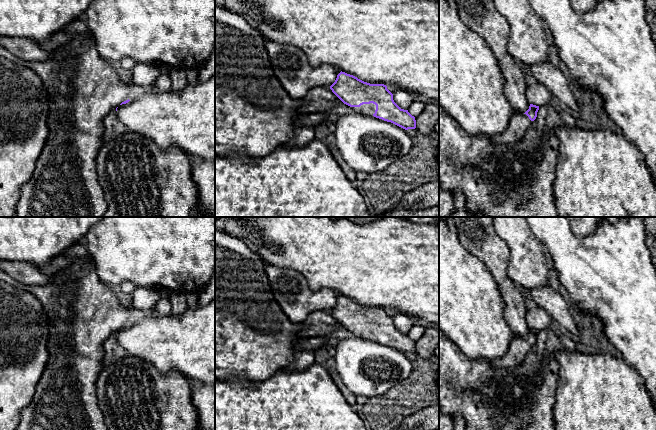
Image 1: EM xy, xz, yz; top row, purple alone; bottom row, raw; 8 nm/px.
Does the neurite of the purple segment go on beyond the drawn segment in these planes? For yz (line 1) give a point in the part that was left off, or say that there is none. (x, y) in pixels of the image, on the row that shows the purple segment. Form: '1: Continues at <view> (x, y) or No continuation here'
1: Continues at yz (519, 122)

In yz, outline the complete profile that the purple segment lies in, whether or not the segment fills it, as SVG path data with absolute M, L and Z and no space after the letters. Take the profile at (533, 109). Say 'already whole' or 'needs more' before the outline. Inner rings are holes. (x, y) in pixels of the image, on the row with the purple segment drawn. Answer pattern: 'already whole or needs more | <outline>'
needs more | M530 104L525 113L514 112L503 133L491 136L492 144L509 144L521 140L529 127L536 119L539 106Z

